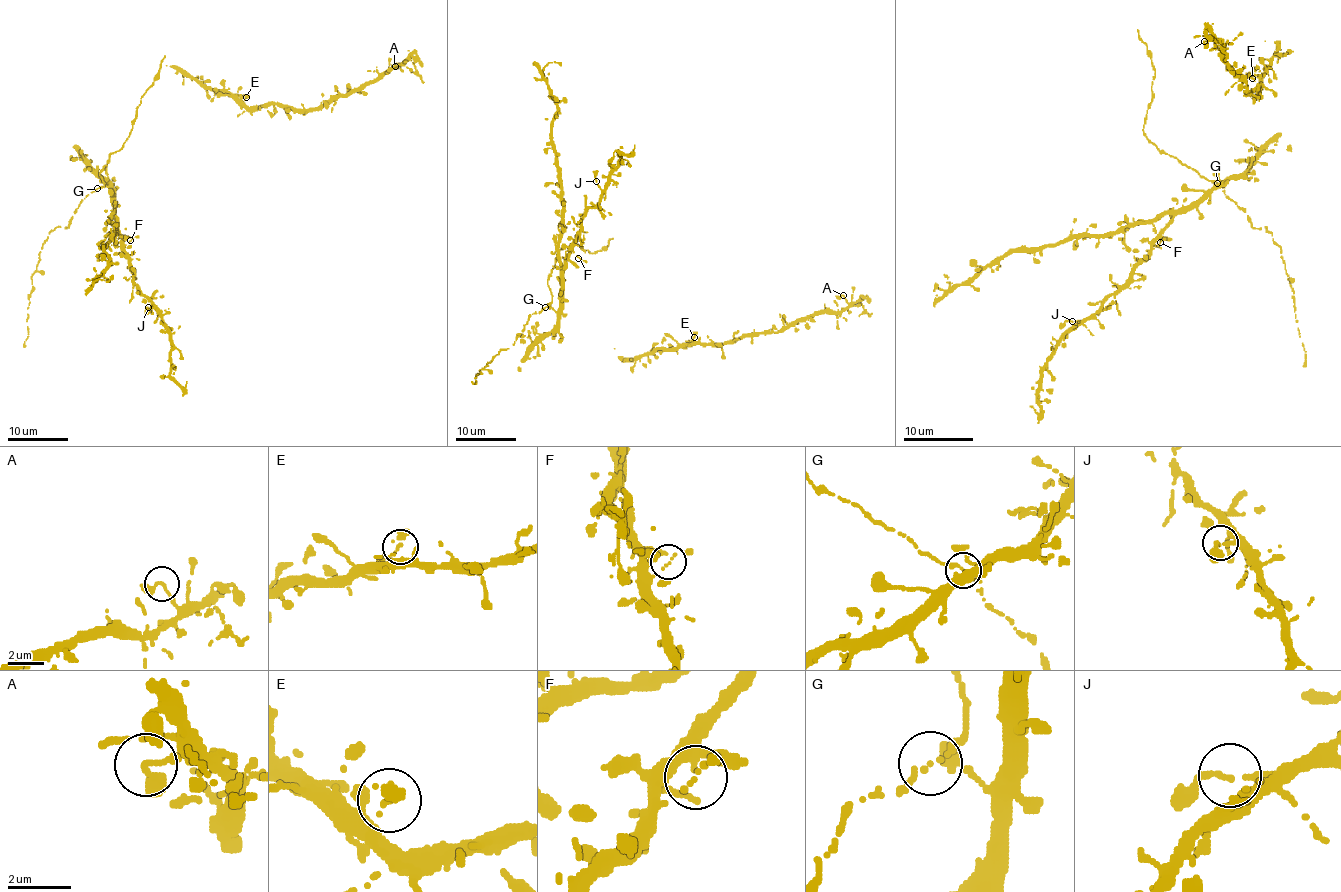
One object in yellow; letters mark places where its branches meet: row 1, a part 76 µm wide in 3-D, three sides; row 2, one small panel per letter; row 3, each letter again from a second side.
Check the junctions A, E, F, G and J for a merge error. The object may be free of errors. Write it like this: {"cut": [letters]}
{"cut": []}

